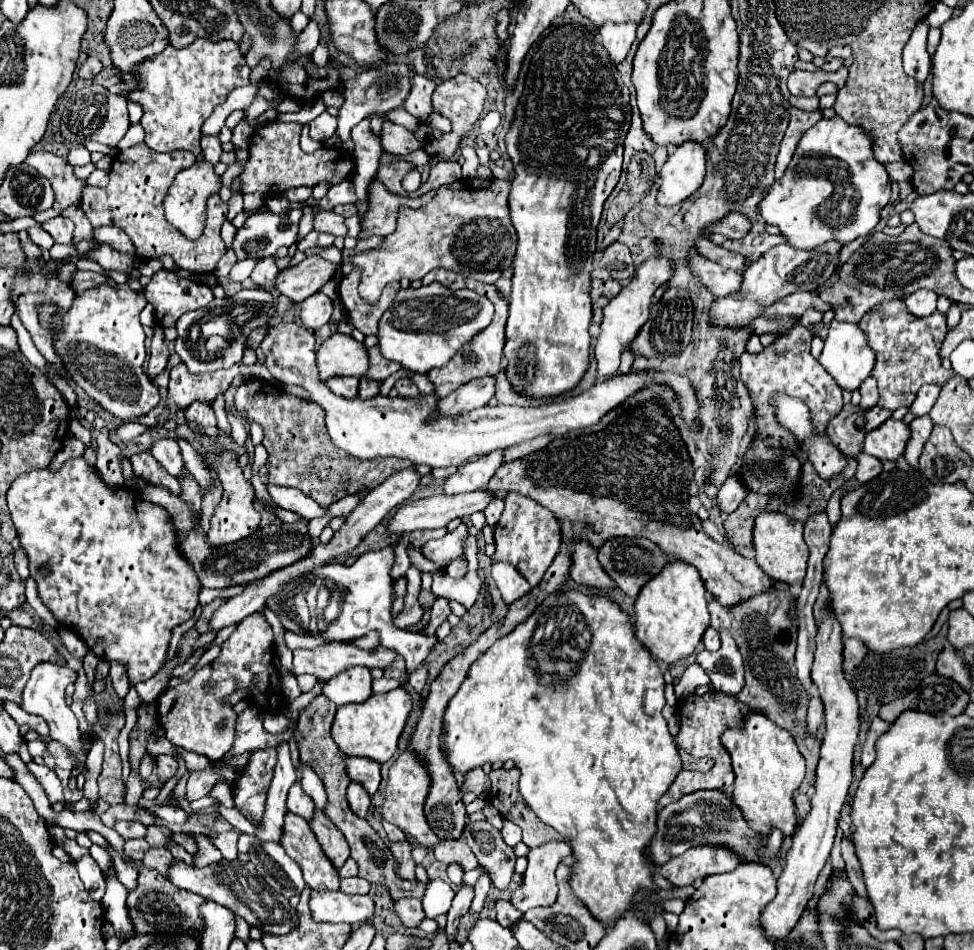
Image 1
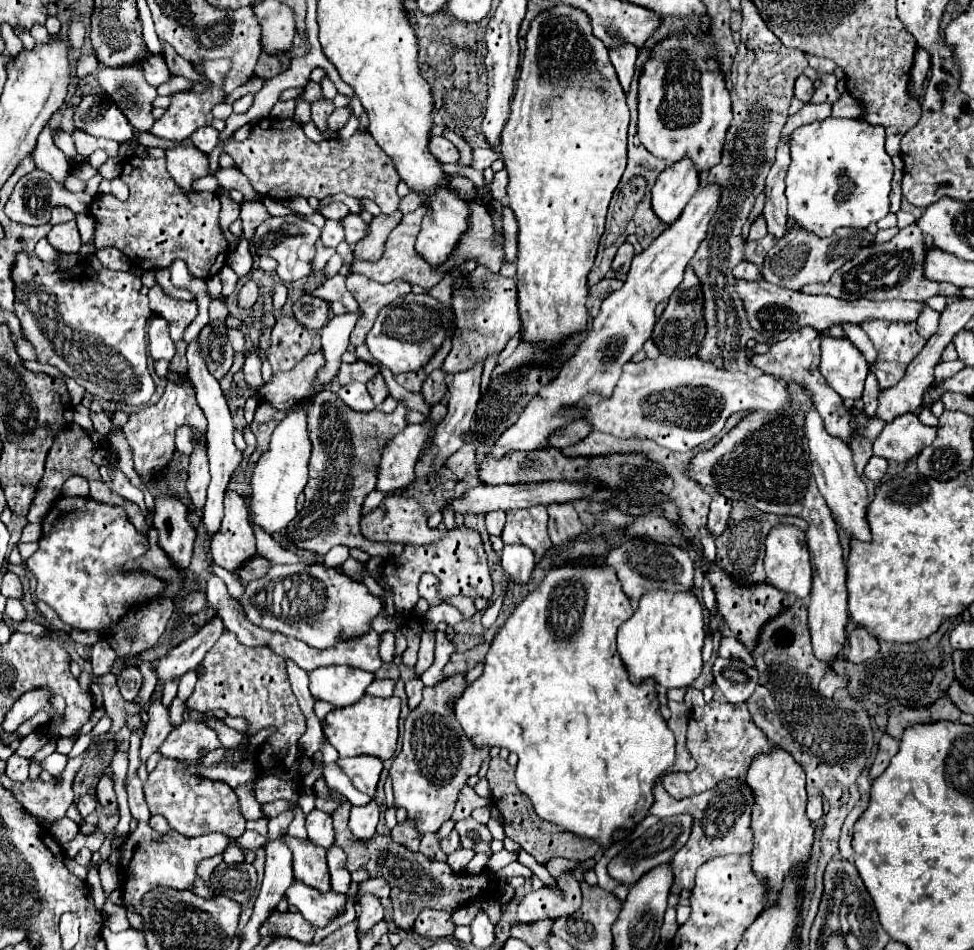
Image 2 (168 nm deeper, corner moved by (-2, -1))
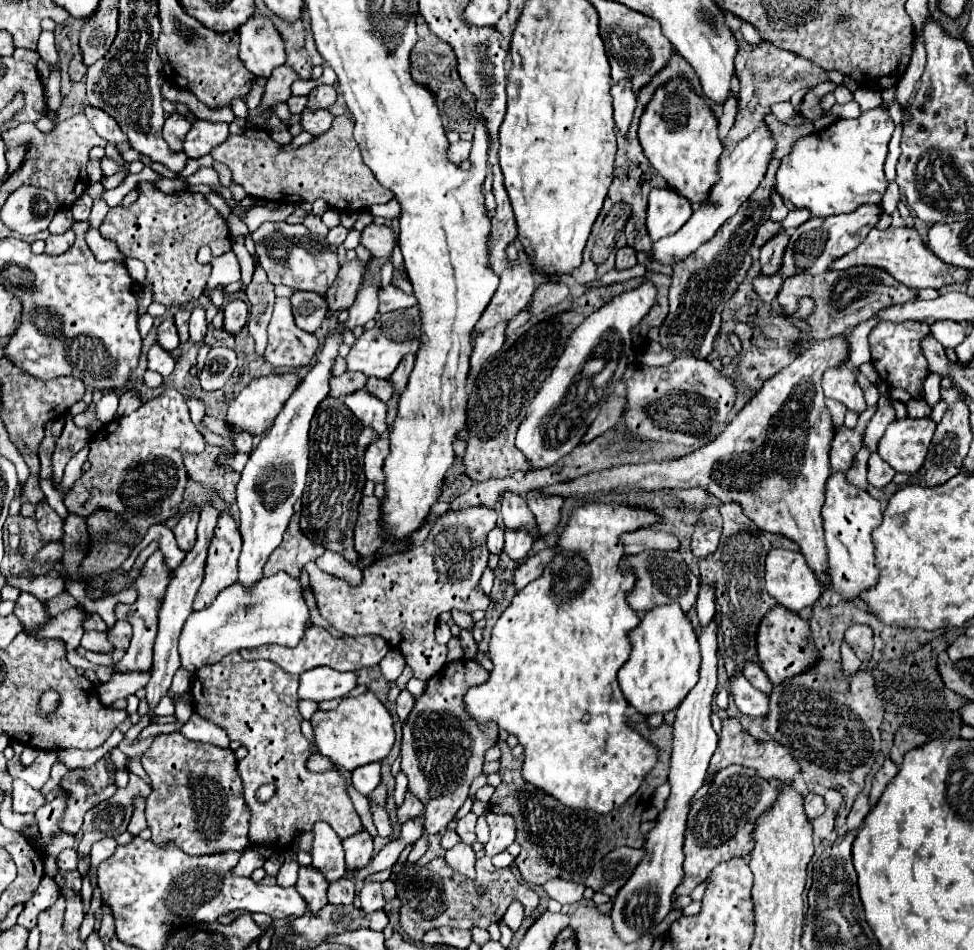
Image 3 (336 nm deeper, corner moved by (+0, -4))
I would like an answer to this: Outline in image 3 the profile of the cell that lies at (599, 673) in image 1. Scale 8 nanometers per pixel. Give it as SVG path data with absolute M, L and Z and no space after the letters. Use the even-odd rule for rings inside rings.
M585 504L577 508L559 540L563 554L547 566L543 576L517 592L493 626L489 642L493 670L489 680L469 688L463 696L465 712L481 730L485 730L489 722L495 722L507 734L517 736L525 748L523 780L571 810L609 814L637 792L659 760L659 748L629 726L629 718L625 716L629 702L617 684L623 650L629 650L627 632L639 624L639 616L625 602L631 574L617 572L619 560L623 558L619 534L647 528L657 520L659 516L655 512L625 506Z

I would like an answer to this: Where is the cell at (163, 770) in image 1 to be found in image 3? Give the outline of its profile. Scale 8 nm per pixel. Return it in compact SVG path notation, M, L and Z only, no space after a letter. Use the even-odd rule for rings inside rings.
M179 732L159 734L151 748L145 752L143 768L151 778L153 792L147 798L147 824L153 832L155 844L175 842L187 854L217 854L219 850L243 850L249 844L247 826L249 826L249 810L245 818L245 802L243 802L243 786L237 774L237 758L233 750L223 750L205 742L191 742Z

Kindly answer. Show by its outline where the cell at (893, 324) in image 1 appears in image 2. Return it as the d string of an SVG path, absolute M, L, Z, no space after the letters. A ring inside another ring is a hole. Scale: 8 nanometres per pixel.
M867 321L861 325L861 329L869 335L871 343L875 345L879 357L877 361L873 363L871 371L875 373L881 389L887 389L887 387L893 387L903 375L905 375L905 369L907 365L921 353L923 345L927 343L917 331L915 331L915 323L891 323L891 321Z

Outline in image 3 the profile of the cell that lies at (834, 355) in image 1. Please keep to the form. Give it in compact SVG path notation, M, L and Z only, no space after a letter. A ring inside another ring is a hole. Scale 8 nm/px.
M849 362L825 370L821 384L827 398L835 398L843 402L849 410L857 410L857 412L865 410L863 392L857 384L857 370L849 366Z

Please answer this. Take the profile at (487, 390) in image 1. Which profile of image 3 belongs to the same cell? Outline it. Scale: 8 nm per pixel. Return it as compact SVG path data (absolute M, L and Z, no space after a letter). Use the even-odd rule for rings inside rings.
M377 438L375 442L371 442L365 454L365 468L363 468L367 480L385 482L383 462L387 456L389 456L389 438Z

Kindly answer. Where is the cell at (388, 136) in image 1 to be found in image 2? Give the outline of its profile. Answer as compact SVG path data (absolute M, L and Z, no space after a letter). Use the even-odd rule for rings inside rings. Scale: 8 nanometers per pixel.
M433 137L429 141L429 149L441 163L457 163L459 161L459 149L445 137Z

